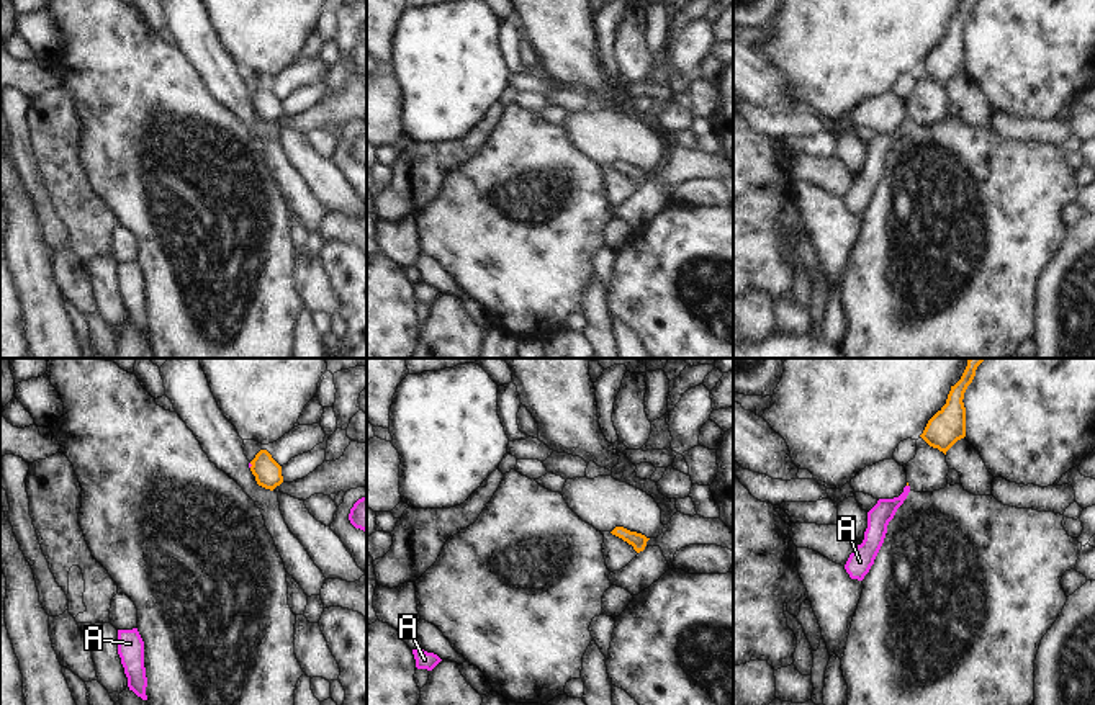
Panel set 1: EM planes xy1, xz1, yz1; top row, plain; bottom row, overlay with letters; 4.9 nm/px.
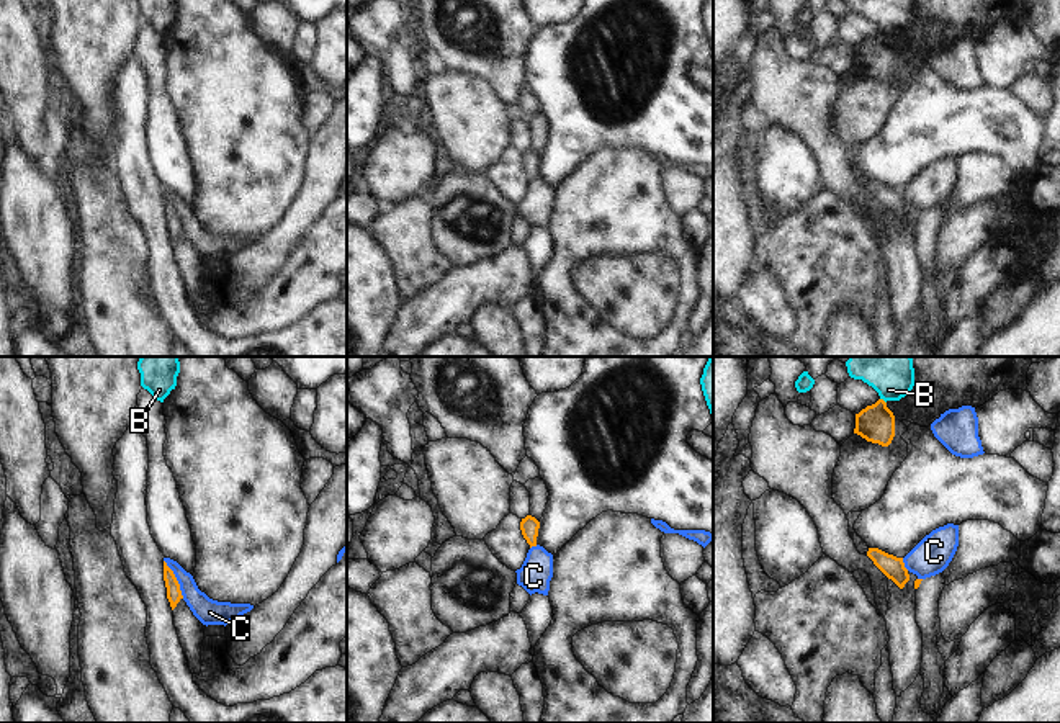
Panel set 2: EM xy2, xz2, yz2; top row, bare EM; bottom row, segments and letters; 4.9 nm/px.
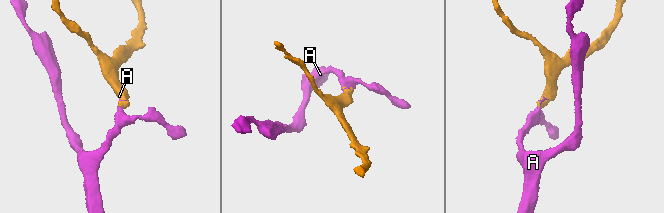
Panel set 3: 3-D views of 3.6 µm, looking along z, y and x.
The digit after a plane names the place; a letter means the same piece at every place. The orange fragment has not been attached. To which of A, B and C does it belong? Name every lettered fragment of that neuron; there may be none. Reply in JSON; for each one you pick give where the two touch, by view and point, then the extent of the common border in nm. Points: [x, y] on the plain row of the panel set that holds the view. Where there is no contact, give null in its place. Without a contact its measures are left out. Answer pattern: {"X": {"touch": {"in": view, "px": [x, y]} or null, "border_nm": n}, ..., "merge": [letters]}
{"A": {"touch": {"in": "xy1", "px": [251, 97]}, "border_nm": 30}, "merge": ["A"]}

